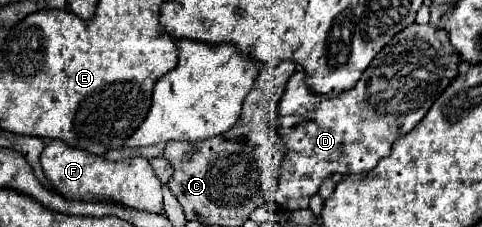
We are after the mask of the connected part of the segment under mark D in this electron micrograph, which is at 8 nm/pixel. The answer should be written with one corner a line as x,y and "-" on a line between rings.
410,24
382,52
374,62
366,68
362,78
356,82
354,88
338,94
338,96
322,96
308,88
306,74
302,70
294,72
294,76
286,84
286,92
278,106
276,124
280,126
282,134
286,136
288,154
282,160
280,166
280,186
276,190
274,202
284,210
300,210
308,208
310,196
314,196
332,172
340,174
366,174
370,172
380,158
390,156
390,148
396,138
408,134
430,110
434,100
444,92
444,88
450,84
450,80
458,74
460,54
454,50
454,46
448,40
448,34
426,24

